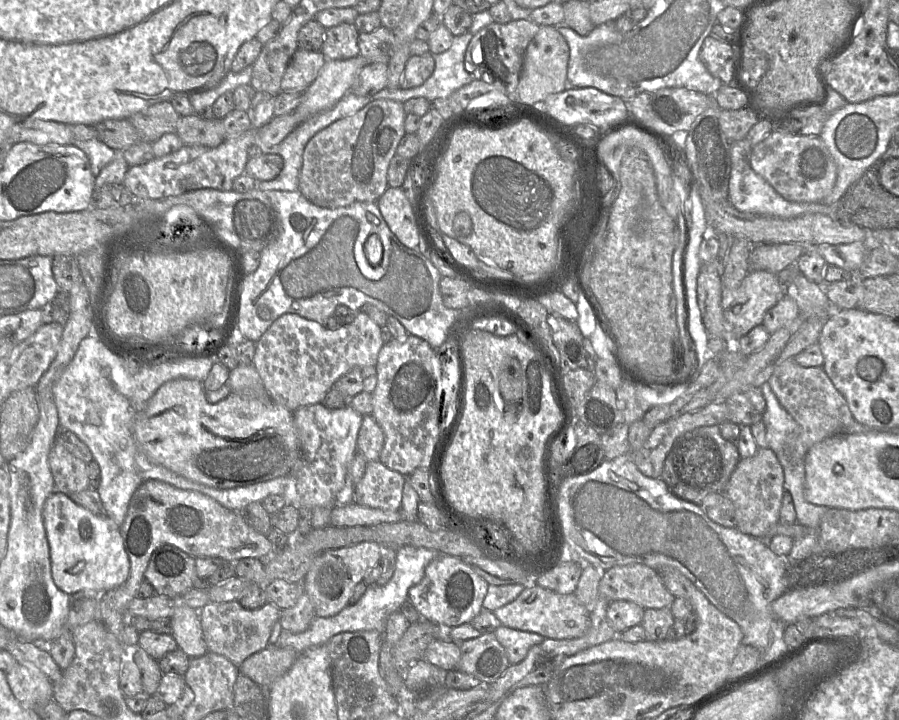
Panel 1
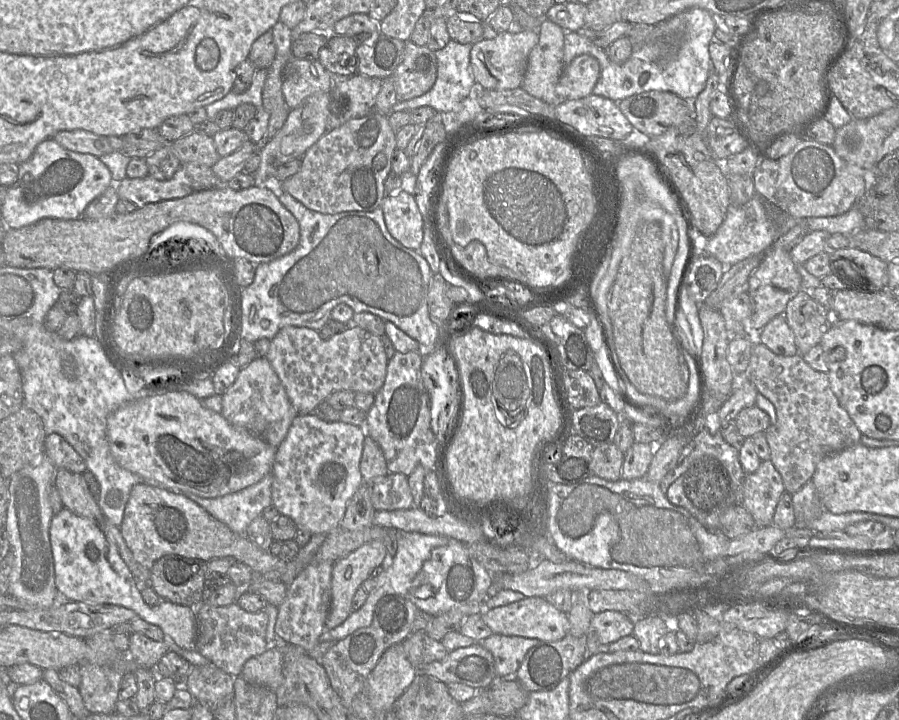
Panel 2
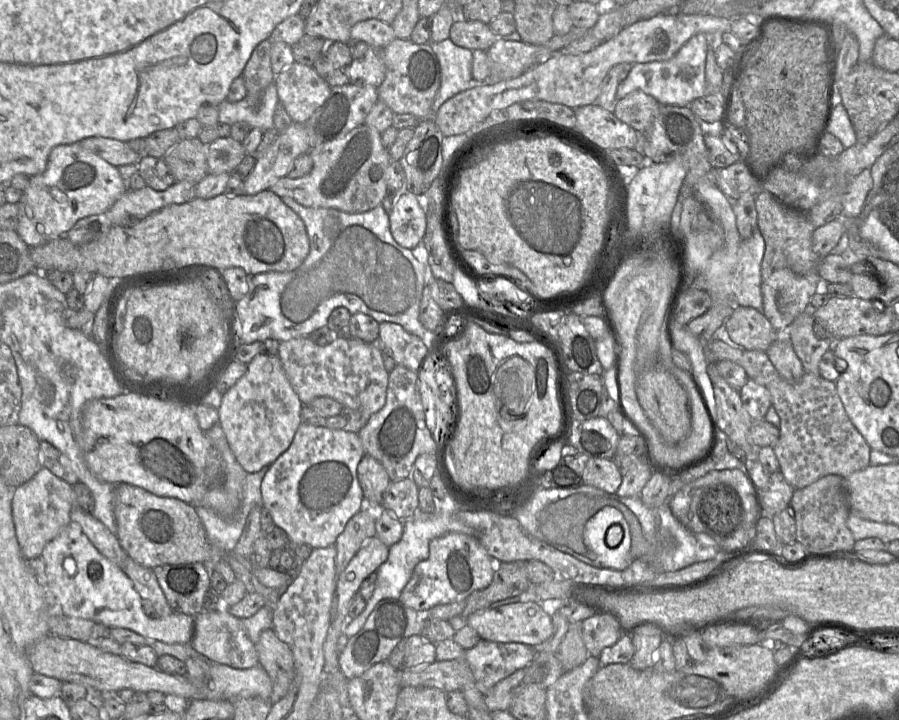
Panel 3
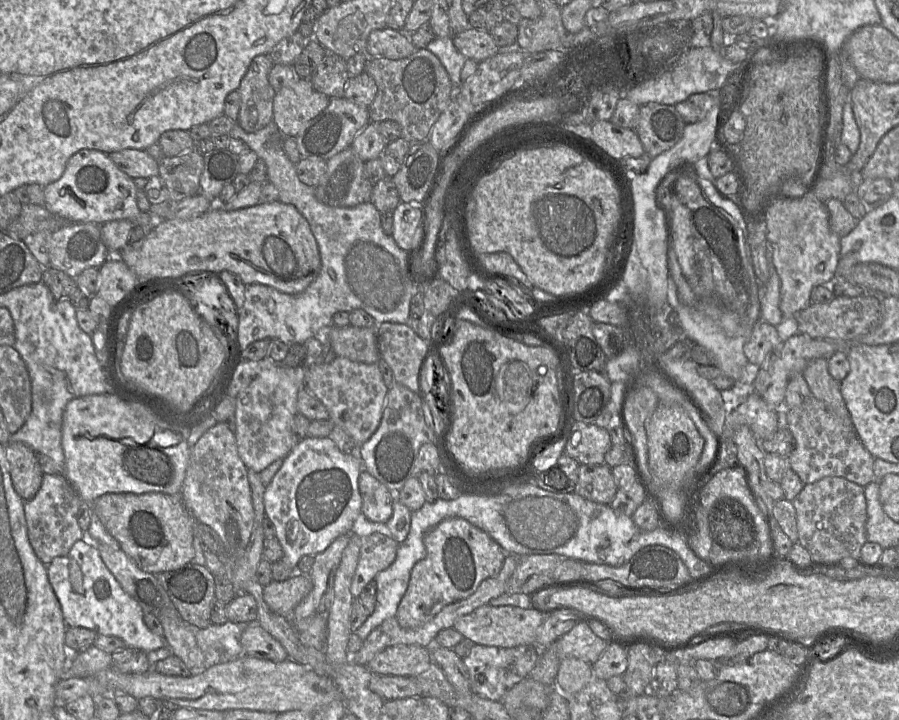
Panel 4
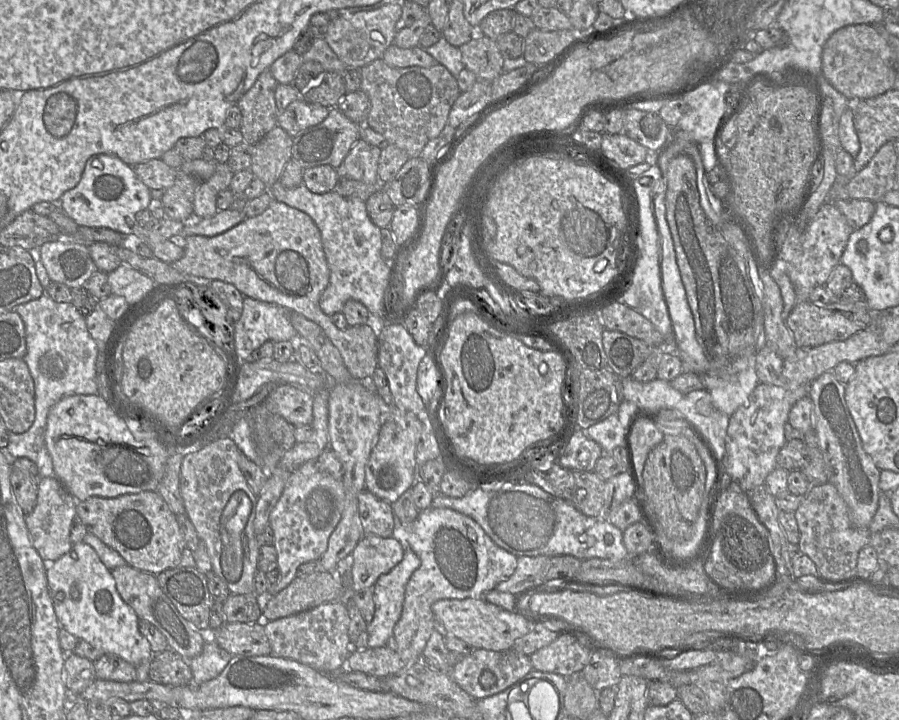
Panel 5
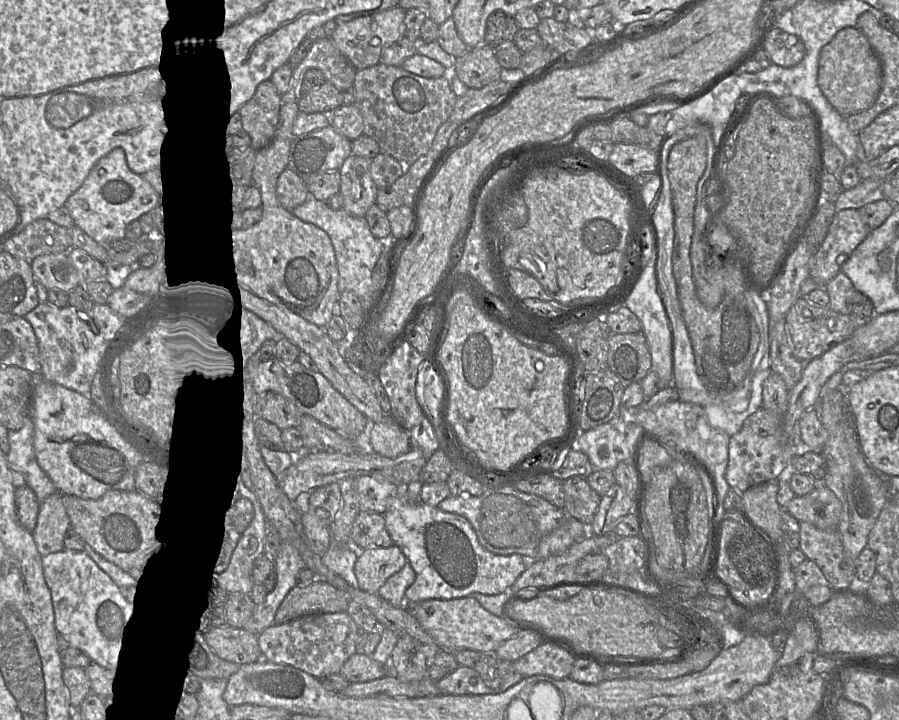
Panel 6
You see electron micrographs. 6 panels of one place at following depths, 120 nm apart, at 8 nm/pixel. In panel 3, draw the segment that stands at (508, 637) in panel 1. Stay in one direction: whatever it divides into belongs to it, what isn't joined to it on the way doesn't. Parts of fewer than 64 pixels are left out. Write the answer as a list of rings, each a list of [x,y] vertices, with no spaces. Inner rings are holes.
[[[480,640],[468,649],[464,659],[469,664],[476,685],[485,692],[518,669],[528,666],[536,656],[533,645]]]

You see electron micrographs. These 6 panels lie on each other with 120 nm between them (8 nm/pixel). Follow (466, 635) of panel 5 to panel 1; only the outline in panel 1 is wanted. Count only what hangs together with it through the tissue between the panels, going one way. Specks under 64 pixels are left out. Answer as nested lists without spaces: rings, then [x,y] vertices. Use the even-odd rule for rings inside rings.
[[[538,584],[525,587],[514,601],[493,612],[504,626],[534,632],[551,639],[577,638],[584,635],[589,627],[590,612],[574,593],[559,594]]]

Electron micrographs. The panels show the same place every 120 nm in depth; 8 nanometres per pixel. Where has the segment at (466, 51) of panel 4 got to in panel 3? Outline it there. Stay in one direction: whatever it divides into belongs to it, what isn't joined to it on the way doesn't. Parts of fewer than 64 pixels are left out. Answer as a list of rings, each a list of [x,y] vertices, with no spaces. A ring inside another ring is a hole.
[[[457,18],[450,29],[452,42],[472,51],[488,51],[499,38],[488,24],[480,21],[467,21],[463,18]]]

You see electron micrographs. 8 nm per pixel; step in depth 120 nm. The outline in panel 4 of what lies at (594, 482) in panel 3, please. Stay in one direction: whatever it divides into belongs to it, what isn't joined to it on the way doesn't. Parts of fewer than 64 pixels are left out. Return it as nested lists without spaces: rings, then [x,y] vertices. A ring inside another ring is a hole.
[[[580,465],[574,493],[592,502],[610,505],[616,492],[617,485],[609,466]]]

